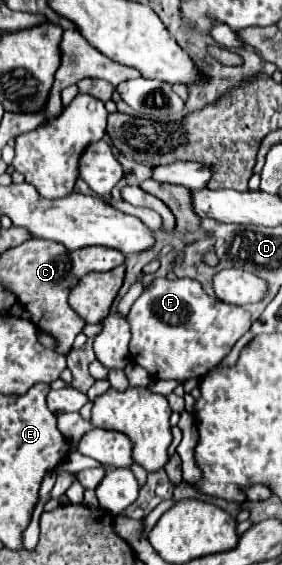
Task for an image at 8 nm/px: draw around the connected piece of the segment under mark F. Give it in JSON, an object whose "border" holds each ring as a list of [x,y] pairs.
{"border":[[[154,278],[140,298],[132,304],[128,314],[132,340],[130,340],[130,354],[136,364],[146,368],[152,378],[156,380],[190,380],[202,378],[210,372],[230,350],[232,346],[246,334],[252,320],[244,308],[224,304],[212,296],[208,296],[202,284],[194,278]]]}

